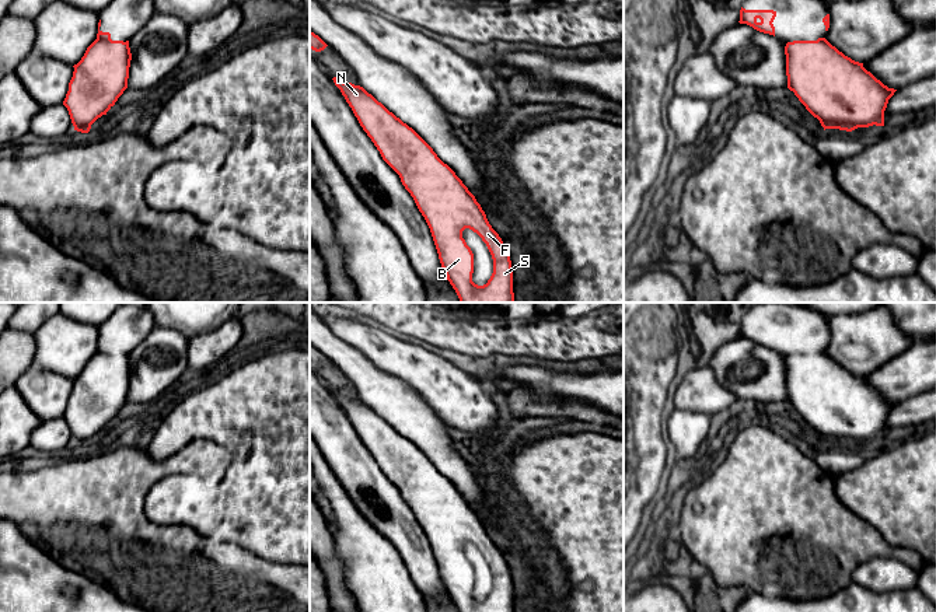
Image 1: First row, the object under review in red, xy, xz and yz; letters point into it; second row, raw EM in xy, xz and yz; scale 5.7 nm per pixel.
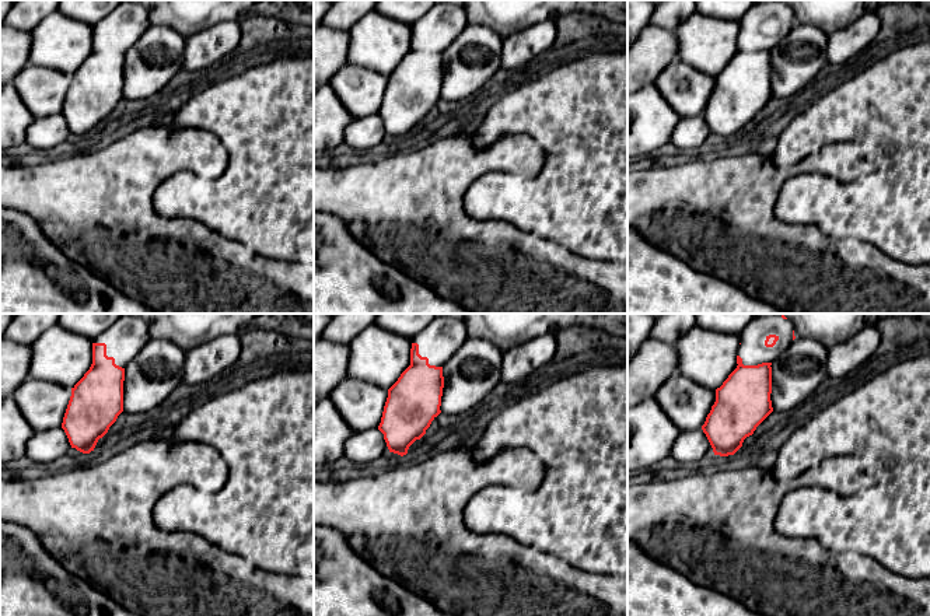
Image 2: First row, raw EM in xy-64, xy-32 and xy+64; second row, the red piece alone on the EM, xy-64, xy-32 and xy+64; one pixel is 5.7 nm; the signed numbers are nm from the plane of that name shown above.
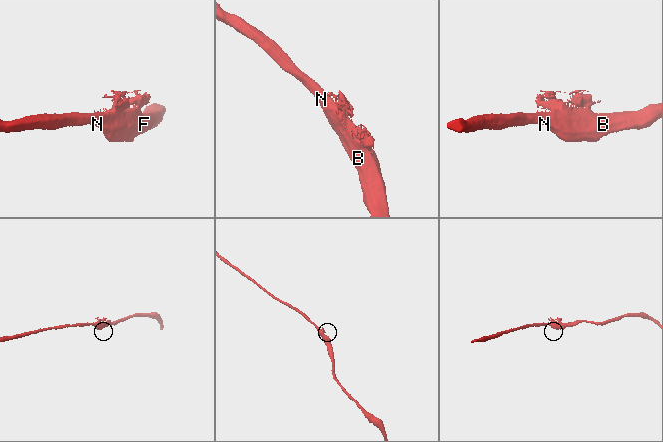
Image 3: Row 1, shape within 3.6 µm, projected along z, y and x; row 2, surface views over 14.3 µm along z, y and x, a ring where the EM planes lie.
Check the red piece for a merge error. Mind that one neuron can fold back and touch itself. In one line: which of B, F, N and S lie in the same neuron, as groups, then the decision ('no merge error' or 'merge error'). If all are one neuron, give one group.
groups B F N S; no merge error

